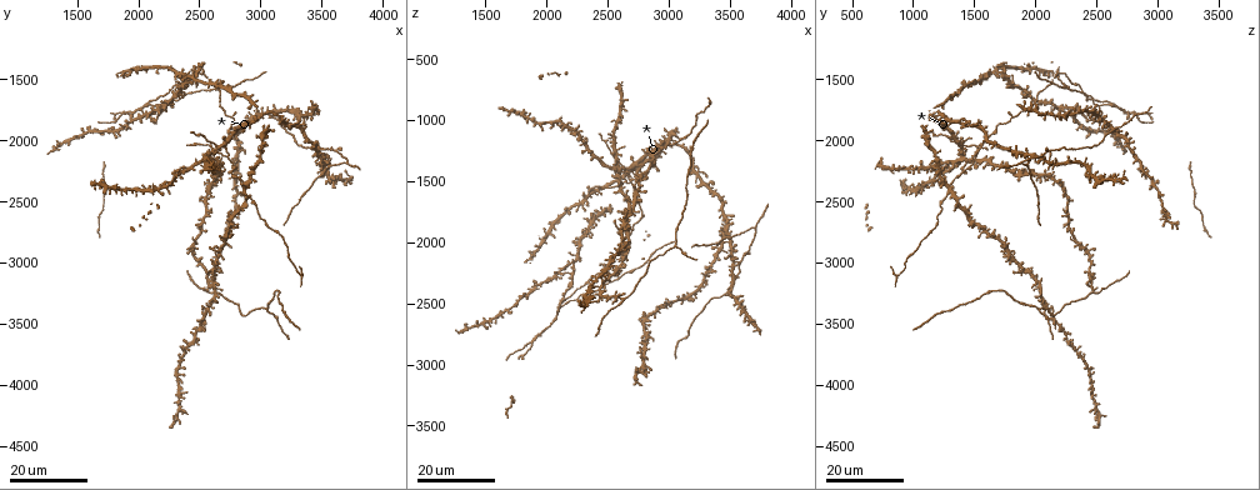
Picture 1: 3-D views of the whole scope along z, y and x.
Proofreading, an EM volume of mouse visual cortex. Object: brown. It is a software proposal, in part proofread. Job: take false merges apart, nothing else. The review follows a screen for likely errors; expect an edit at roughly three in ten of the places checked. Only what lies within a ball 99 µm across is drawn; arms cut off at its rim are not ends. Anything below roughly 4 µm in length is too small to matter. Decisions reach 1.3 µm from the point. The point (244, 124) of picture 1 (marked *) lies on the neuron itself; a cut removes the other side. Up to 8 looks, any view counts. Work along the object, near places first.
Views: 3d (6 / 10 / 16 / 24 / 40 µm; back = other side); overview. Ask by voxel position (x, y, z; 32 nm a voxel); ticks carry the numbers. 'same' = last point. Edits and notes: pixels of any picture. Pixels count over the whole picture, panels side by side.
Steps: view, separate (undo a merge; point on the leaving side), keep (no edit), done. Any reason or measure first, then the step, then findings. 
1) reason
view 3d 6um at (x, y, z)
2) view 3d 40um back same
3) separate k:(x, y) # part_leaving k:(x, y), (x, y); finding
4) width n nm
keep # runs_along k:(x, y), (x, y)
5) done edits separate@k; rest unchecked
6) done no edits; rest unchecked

view 3d 24um at (3040, 3380, 2020)

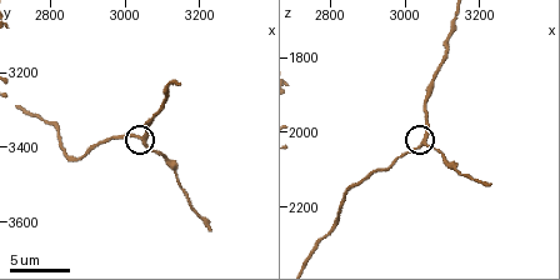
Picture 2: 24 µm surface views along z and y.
closer look
view 3d 10um at (3060, 3390, 2030)

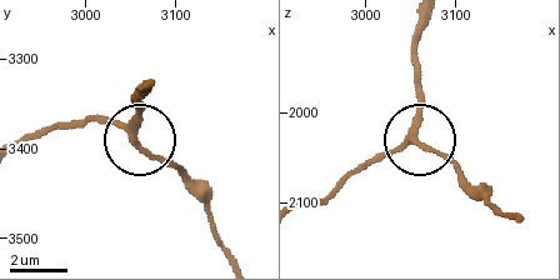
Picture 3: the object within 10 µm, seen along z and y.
width 210 nm
keep # runs_along 3:(23, 141), (101, 120), (130, 133), (200, 188); all the same neuron

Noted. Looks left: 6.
four arms meet
view 3d 24um at (2720, 2080, 1520)

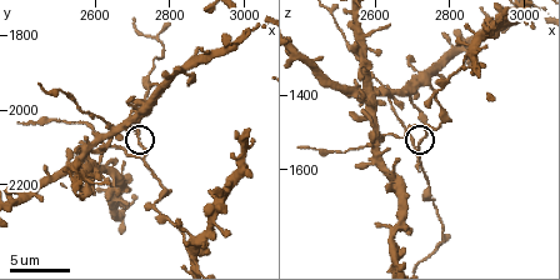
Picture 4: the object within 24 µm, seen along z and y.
view 3d 10um at (2720, 2070, 1540)

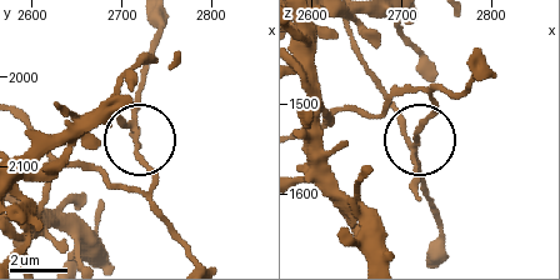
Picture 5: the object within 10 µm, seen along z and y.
width 160 nm
separate 5:(413, 188) # part_leaving 5:(411, 144), (405, 118), (350, 25); a second neuron is stuck on

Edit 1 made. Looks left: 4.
view overview

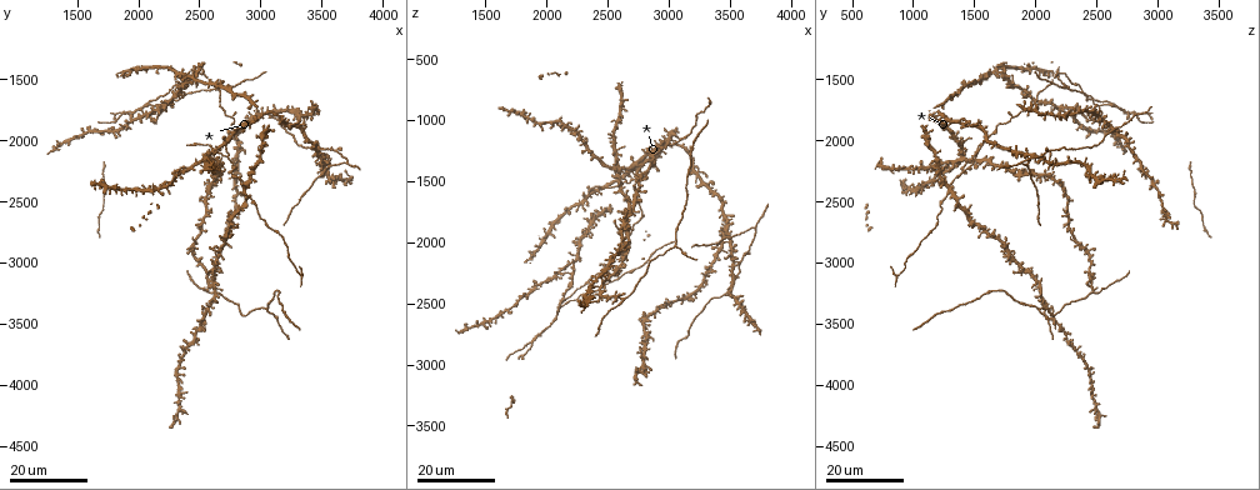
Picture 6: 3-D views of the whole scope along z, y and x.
looks like a crossing
view 3d 24um at (2860, 2440, 1320)

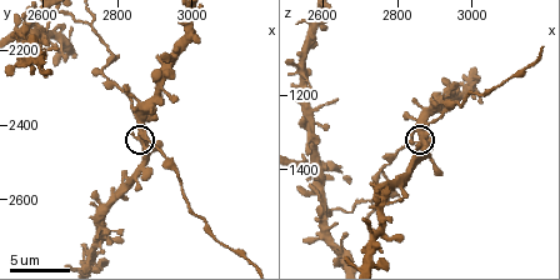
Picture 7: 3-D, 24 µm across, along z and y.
view 3d 10um at (2860, 2430, 1300)

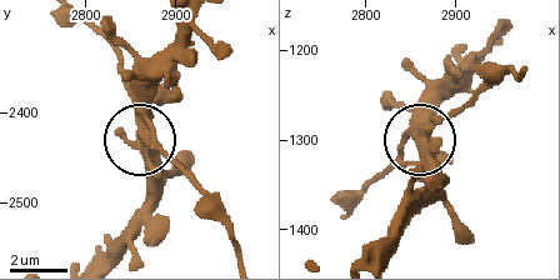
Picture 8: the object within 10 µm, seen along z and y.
arms 4
keep # continuous, no second neuron

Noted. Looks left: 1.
done edits separate@5; rest unchecked

